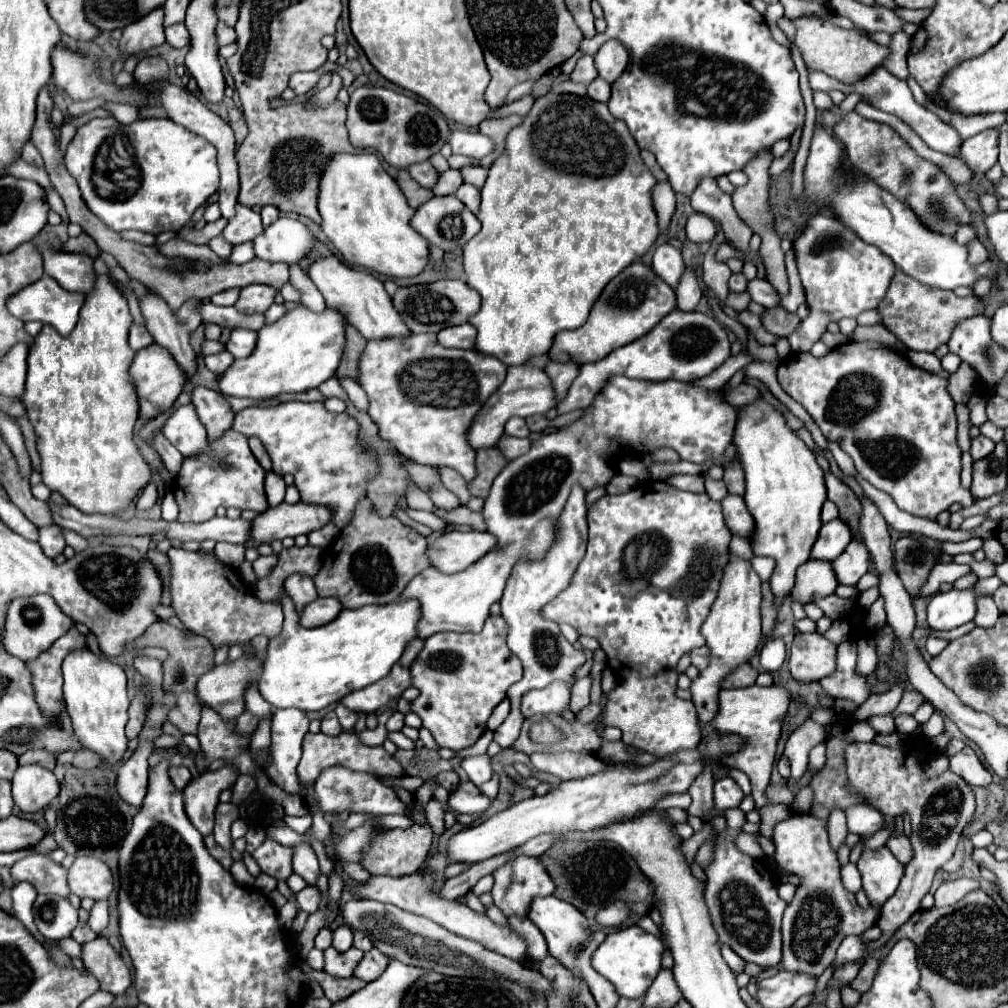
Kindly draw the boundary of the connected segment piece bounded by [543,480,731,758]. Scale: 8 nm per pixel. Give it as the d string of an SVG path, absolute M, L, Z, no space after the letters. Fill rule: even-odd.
M645 482L637 488L633 488L631 492L627 494L619 494L619 496L609 496L605 494L599 502L595 502L595 506L589 510L587 514L587 520L589 520L589 542L587 542L587 552L581 560L581 564L577 566L569 586L559 592L545 608L543 608L543 616L547 620L553 620L557 624L571 624L577 628L579 634L585 634L585 636L591 636L595 640L599 640L603 652L607 654L607 664L611 670L615 672L625 672L627 668L627 674L629 676L621 676L619 678L619 684L607 694L609 696L609 702L607 702L607 710L605 710L605 726L617 726L621 728L623 732L623 742L627 746L633 746L633 748L639 748L643 752L649 752L653 754L655 758L663 758L663 756L669 756L669 754L675 754L679 750L687 750L687 748L695 748L699 742L701 742L701 728L699 728L699 718L695 714L695 706L693 702L687 702L687 700L681 700L675 696L677 689L678 673L675 670L679 662L679 658L683 654L687 654L689 650L693 648L699 648L699 646L705 646L705 638L701 634L701 624L705 622L707 614L709 614L709 608L713 604L713 598L717 598L717 590L719 590L719 582L721 582L721 576L723 576L723 570L729 562L729 542L731 542L731 532L729 528L725 526L723 522L723 514L721 514L721 504L707 498L707 494L693 494L693 492L681 492L673 486L669 486L667 482Z

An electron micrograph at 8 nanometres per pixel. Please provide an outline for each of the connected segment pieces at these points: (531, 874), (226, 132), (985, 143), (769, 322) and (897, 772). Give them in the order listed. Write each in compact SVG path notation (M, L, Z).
M531 856L515 858L515 862L507 862L507 866L493 872L493 902L505 918L527 918L529 906L537 896L553 894L555 884L545 872L547 870L539 866L539 860Z
M163 82L157 94L159 94L159 102L165 108L169 120L173 120L173 122L189 128L191 132L207 138L217 148L217 152L219 152L217 162L219 162L219 170L221 170L221 186L217 190L217 194L219 194L217 202L219 202L219 208L221 208L221 216L231 218L235 214L235 204L237 204L237 194L239 194L239 174L237 174L237 160L235 160L235 136L233 136L231 126L221 116L211 112L197 96L193 96L189 90L181 88L177 84Z
M997 128L979 132L961 144L961 160L973 170L985 174L997 162Z
M781 306L767 310L763 316L763 326L775 336L789 336L797 330L799 324L801 324L801 318L797 314L787 312Z
M919 736L909 738L907 746L901 748L887 748L875 742L855 742L849 744L845 750L845 766L847 766L847 788L861 796L865 804L879 810L883 816L897 818L903 812L911 816L911 846L913 846L913 858L905 866L905 876L897 888L897 892L883 904L883 912L879 918L881 938L865 944L865 954L861 962L885 946L893 934L917 912L921 910L919 902L929 892L931 882L935 878L935 872L951 860L957 842L963 834L963 828L971 822L975 812L975 798L971 786L963 782L957 774L947 770L937 780L925 778L929 750L925 748L925 742Z

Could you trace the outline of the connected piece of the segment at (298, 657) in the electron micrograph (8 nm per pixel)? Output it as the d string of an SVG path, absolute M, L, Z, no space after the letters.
M283 596L283 632L269 640L259 692L273 708L299 708L305 712L323 710L343 696L385 678L399 662L407 644L417 638L421 606L417 600L399 600L383 606L343 610L333 622L321 628L303 628L291 598Z

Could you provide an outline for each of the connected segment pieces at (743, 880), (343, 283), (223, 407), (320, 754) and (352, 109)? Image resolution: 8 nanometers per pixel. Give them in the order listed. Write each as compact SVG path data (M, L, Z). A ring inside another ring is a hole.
M731 808L725 812L725 818L727 830L719 834L715 858L705 868L705 900L709 914L721 944L729 944L745 962L753 962L761 968L775 968L781 964L781 916L787 904L777 896L779 882L775 874L755 868L755 860L739 852L733 844L733 836L737 836L745 824L745 814L739 808Z
M325 256L317 258L309 266L309 278L313 284L321 290L327 306L341 310L347 320L365 336L365 340L371 338L389 338L389 336L407 336L407 328L403 326L399 314L395 314L391 296L385 292L383 282L365 270L353 270L337 260L337 256Z
M193 388L191 402L197 406L199 420L207 428L209 438L219 438L225 430L231 428L235 412L231 410L225 396L217 390L208 388Z
M307 732L303 738L303 756L297 766L297 776L301 786L315 784L319 774L331 766L345 766L353 772L369 772L375 776L391 776L391 778L399 778L405 774L401 764L393 756L389 756L383 746L365 746L355 732L343 732L341 736L327 736L323 732L317 732L317 734Z
M377 86L357 88L347 104L347 130L351 144L357 148L375 148L385 162L395 168L407 168L415 162L429 160L441 150L451 134L447 120L443 118L445 116L437 108L425 102L415 102L415 98Z

